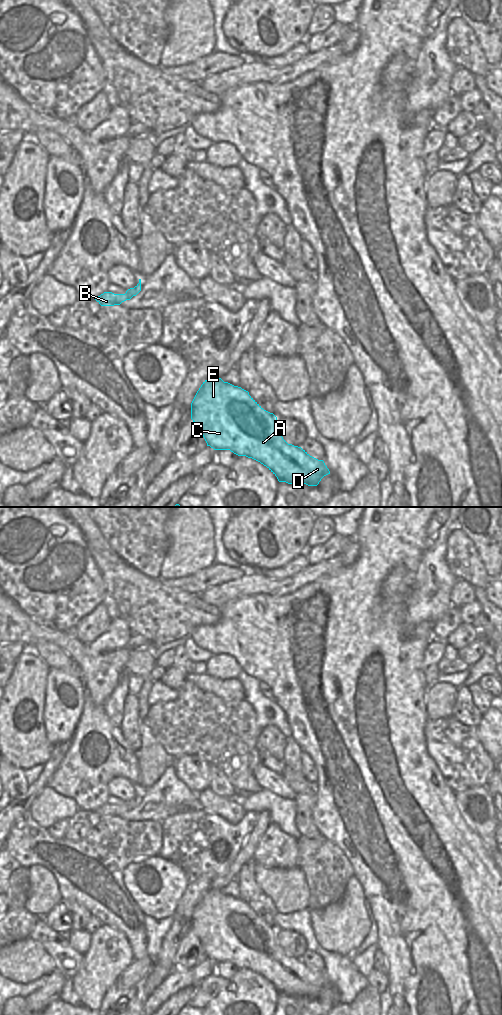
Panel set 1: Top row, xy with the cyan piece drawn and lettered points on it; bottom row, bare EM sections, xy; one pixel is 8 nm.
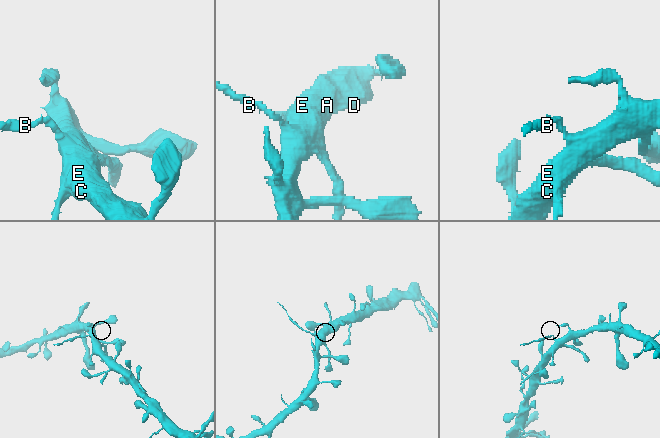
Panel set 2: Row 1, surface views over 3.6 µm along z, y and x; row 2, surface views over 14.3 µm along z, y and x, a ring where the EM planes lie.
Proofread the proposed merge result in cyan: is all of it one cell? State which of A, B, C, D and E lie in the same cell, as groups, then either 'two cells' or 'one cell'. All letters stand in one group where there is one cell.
A C D E / B; two cells

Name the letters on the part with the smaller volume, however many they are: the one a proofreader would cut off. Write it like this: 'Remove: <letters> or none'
Remove: B

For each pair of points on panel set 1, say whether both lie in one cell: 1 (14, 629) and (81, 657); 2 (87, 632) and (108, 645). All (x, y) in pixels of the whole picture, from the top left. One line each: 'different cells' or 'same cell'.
1: same cell
2: different cells

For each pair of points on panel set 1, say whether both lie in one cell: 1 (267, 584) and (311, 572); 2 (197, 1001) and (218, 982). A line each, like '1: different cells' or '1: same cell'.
1: same cell
2: same cell

